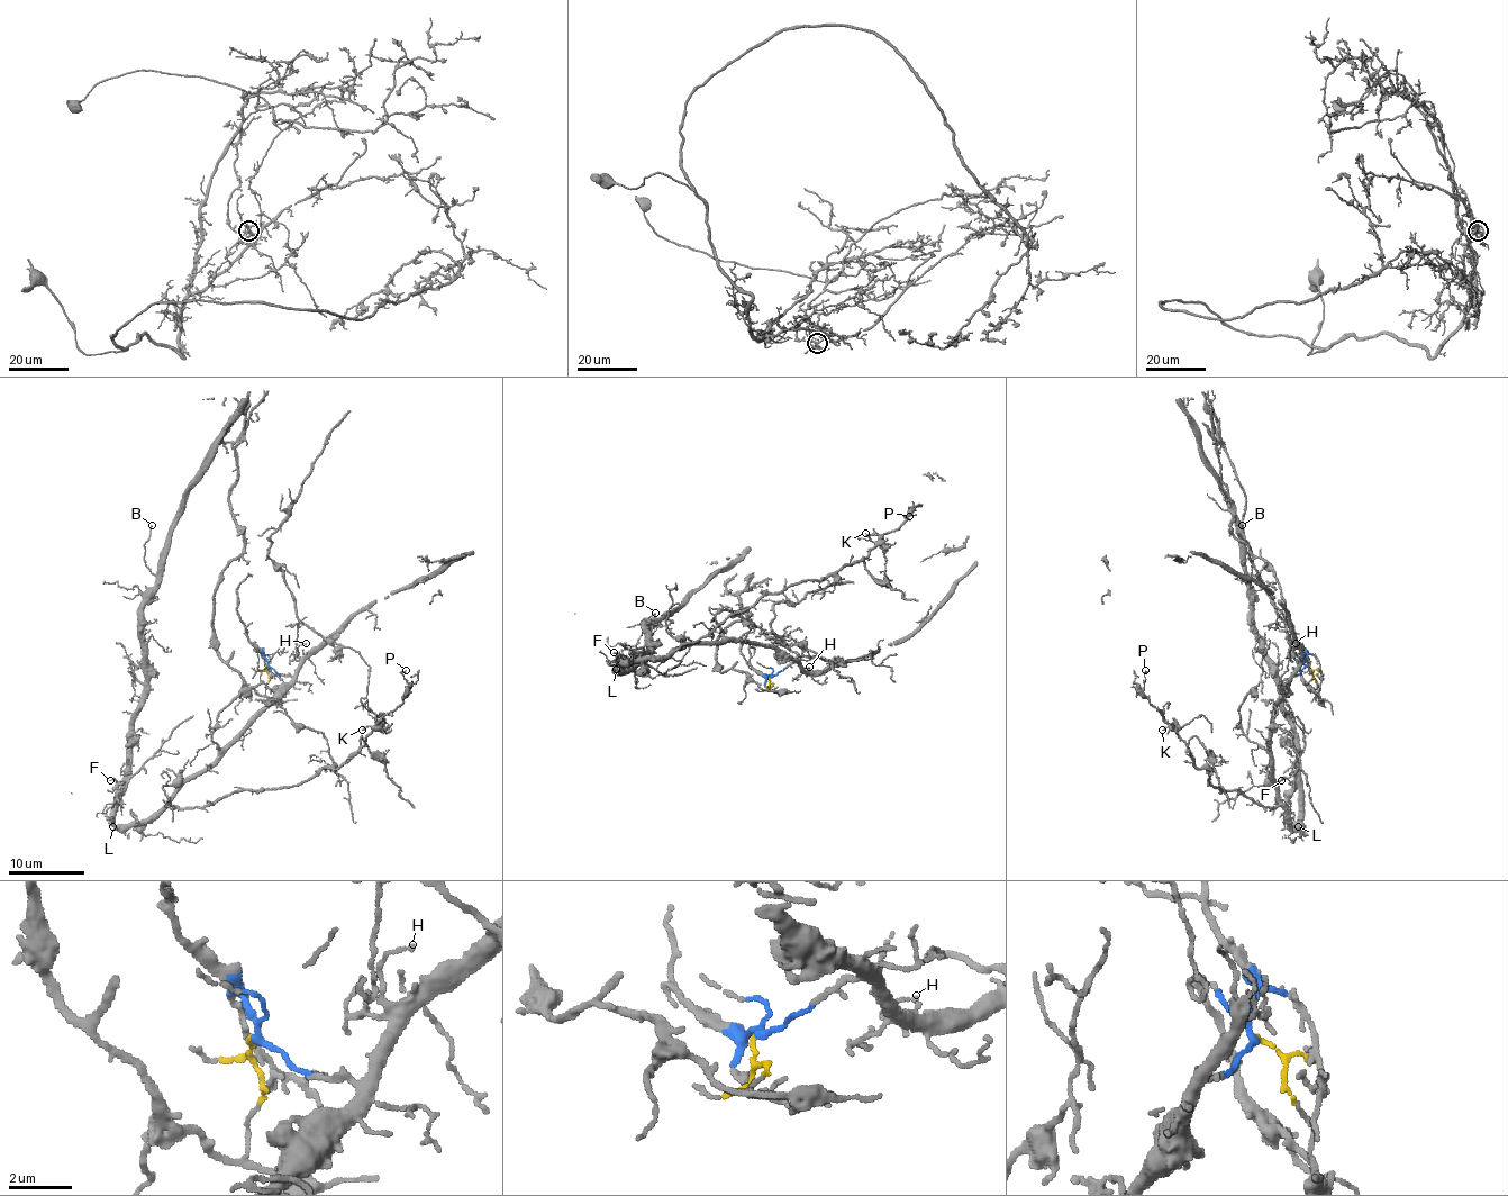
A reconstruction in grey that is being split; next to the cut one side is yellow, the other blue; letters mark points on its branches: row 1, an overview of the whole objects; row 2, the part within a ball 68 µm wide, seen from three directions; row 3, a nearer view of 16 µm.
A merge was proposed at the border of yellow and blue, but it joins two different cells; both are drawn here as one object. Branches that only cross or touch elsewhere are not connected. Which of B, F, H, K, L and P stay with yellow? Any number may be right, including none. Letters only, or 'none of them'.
none of them

